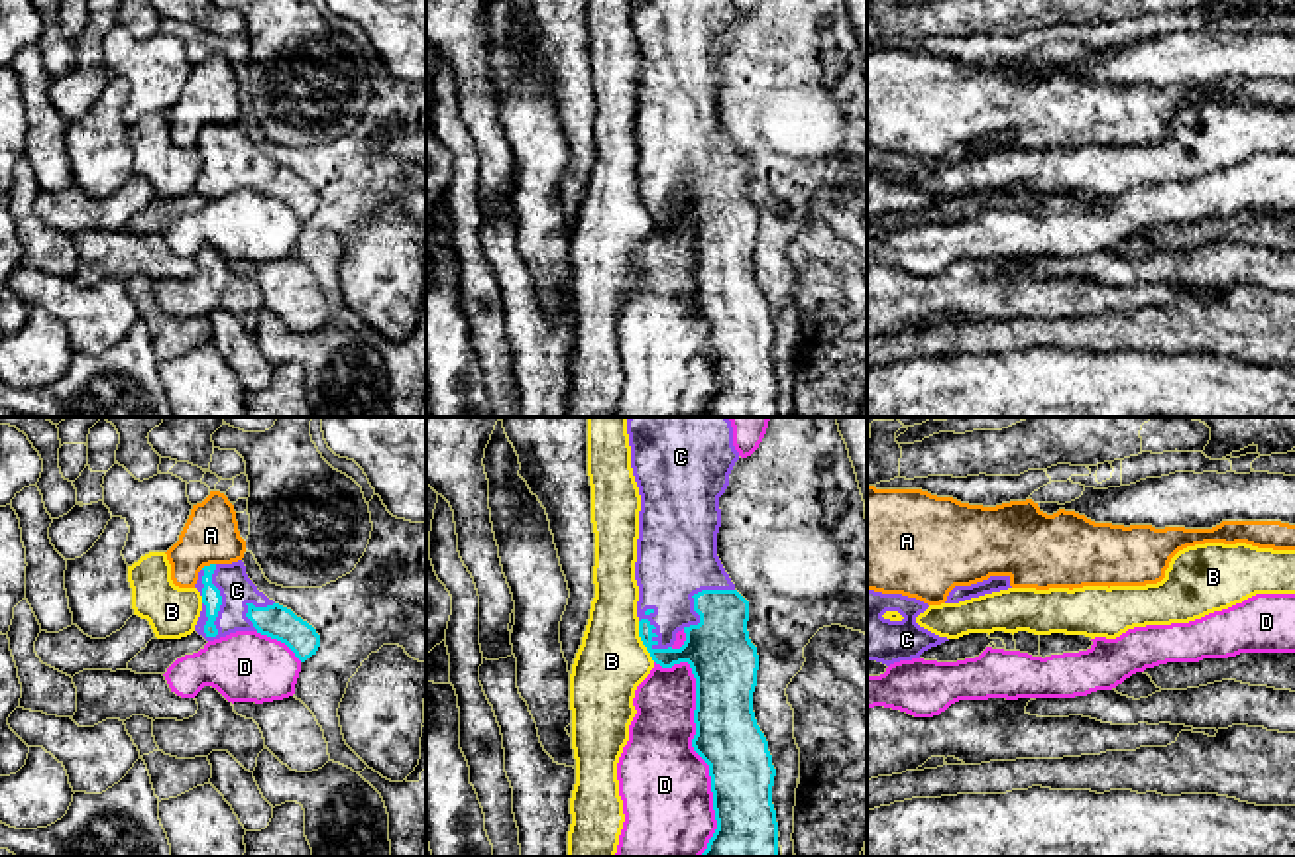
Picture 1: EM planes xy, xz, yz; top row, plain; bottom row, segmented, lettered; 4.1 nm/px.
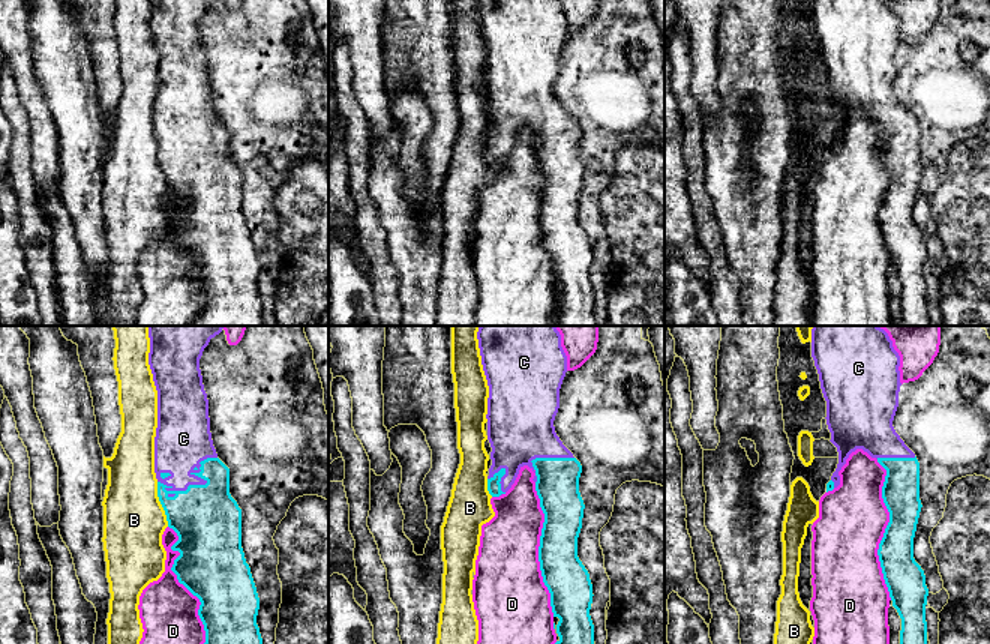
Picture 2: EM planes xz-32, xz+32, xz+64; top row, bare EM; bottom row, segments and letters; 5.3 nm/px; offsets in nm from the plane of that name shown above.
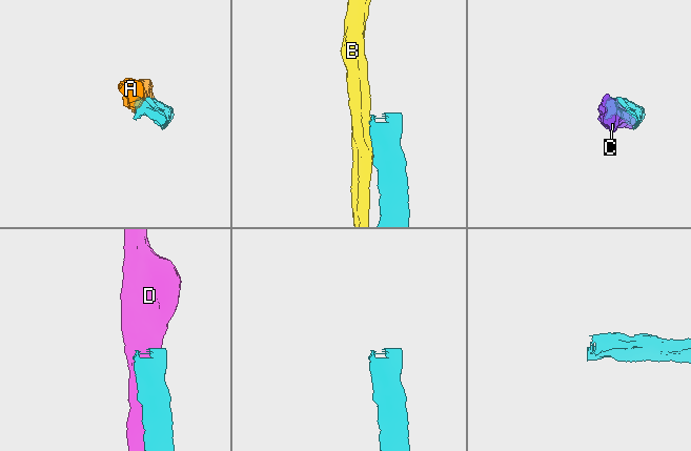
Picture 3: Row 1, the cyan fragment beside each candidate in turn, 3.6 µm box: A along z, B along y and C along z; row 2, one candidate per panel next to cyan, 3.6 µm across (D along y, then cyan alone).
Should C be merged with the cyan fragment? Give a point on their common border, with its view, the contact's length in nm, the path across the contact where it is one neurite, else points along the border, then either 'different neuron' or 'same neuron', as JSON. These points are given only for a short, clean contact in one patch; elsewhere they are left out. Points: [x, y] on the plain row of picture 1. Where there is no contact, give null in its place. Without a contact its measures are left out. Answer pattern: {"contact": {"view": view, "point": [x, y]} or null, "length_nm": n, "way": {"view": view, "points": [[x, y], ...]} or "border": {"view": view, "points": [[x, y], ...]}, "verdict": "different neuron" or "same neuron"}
{"contact": {"view": "xy", "point": [221, 164]}, "length_nm": 300, "verdict": "same neuron"}

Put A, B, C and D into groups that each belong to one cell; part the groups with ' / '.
A / B / C / D

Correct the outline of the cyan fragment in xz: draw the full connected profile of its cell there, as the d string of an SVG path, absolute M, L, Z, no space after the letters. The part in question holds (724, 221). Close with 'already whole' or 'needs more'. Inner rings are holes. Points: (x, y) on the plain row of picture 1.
M629 0L641 55L635 140L639 197L662 228L688 222L696 238L694 311L709 324L717 389L700 417L778 417L772 364L776 328L757 285L759 214L749 199L749 161L717 116L719 57L739 20L733 0Z; needs more

